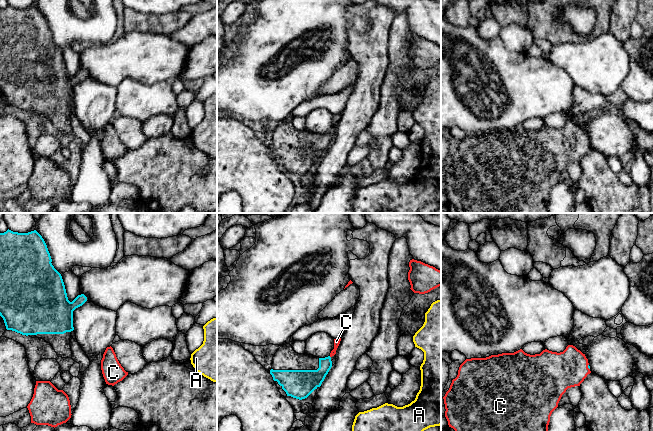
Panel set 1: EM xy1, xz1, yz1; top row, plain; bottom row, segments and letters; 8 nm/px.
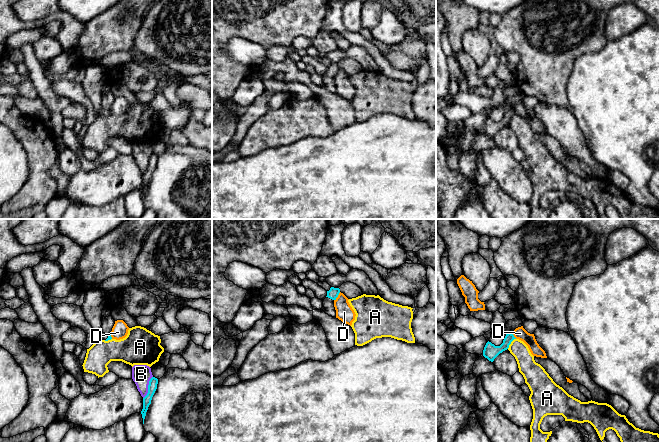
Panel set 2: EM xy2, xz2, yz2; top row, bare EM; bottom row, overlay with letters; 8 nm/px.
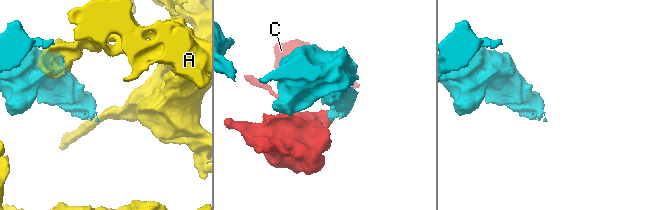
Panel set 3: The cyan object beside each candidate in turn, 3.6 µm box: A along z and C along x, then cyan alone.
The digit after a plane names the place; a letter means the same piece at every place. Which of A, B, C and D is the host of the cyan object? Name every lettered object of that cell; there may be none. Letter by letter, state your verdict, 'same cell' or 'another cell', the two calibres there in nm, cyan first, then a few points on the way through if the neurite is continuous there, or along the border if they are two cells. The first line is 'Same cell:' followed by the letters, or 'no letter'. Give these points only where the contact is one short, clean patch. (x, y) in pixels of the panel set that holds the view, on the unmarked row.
Same cell: C
A: another cell | 120/150 nm | along yz2 (515, 114), (507, 124)
B: another cell | 70/160 nm
C: same cell | 20/300 nm | across yz1 (588, 141), (588, 143), (570, 143), (558, 147)
D: another cell | 90/140 nm | along xz2 (340, 68), (334, 76)

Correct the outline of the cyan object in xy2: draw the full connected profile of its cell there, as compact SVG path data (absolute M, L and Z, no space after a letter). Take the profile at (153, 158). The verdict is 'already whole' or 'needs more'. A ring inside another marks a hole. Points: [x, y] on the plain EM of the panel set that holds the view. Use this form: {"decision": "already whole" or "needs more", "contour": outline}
{"decision": "already whole", "contour": "M152 153L149 157L148 161L148 169L147 171L143 174L143 185L141 187L142 194L143 194L143 200L144 200L144 195L146 192L146 188L148 186L149 181L151 180L152 173L157 165L157 160L158 160L158 155L155 153Z"}

